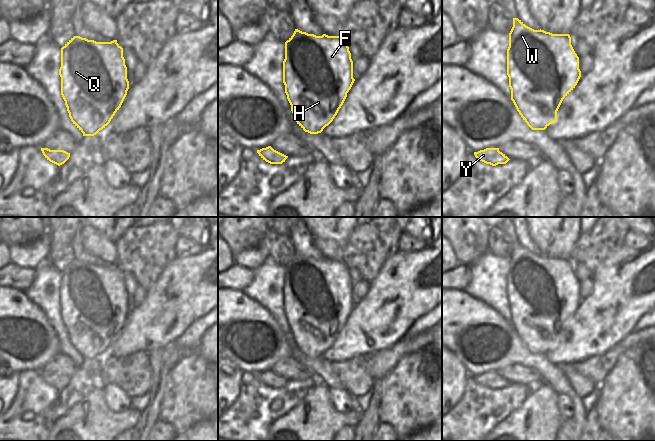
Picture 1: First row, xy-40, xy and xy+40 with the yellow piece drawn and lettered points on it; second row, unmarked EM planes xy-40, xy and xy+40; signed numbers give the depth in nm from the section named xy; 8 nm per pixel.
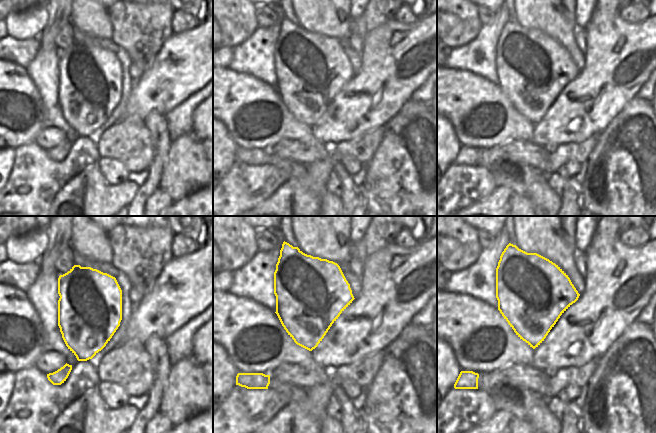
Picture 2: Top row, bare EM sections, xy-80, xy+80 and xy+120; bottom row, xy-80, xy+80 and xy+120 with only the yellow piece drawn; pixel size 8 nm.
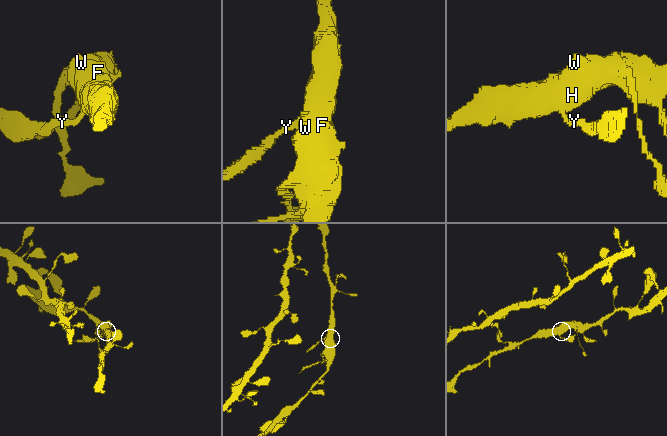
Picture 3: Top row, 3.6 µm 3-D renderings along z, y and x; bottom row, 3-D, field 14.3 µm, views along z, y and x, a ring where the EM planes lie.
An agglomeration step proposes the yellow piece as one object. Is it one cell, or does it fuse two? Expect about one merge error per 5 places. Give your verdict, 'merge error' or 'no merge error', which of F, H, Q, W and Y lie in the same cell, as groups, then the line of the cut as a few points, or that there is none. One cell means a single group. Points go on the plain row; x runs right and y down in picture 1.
no merge error; F H Q W Y; no cut

